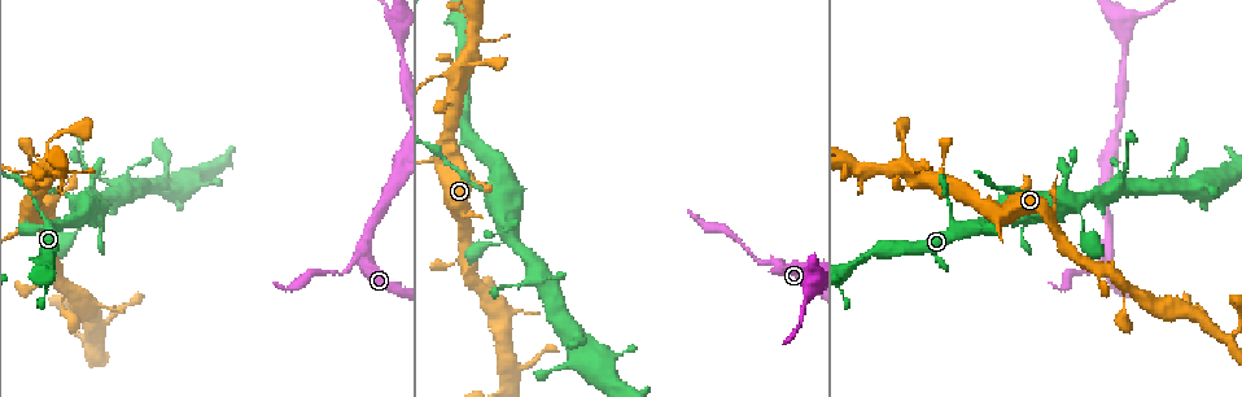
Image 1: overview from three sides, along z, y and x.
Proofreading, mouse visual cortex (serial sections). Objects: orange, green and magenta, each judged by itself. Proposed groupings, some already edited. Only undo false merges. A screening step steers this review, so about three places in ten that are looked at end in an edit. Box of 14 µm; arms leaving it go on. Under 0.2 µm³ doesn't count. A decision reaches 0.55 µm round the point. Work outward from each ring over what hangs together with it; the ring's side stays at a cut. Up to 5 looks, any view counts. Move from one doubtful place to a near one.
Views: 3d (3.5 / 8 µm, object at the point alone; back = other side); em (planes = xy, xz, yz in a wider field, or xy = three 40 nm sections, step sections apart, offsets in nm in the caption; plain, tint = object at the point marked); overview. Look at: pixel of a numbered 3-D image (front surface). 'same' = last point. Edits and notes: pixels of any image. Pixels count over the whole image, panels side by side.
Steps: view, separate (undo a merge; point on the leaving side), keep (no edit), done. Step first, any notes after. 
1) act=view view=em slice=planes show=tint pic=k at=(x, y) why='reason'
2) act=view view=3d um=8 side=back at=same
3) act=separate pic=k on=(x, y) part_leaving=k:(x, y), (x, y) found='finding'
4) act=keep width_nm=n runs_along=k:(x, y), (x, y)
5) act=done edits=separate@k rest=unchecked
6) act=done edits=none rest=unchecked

act=view view=3d um=8 pic=1 at=(66, 194) why='sudden change in width'

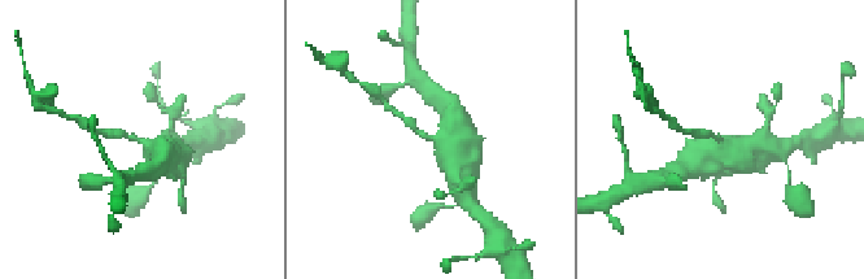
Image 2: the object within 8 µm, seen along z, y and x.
act=view view=em slice=xy step=5 show=tint pic=2 at=(718, 139) why='now the EM'

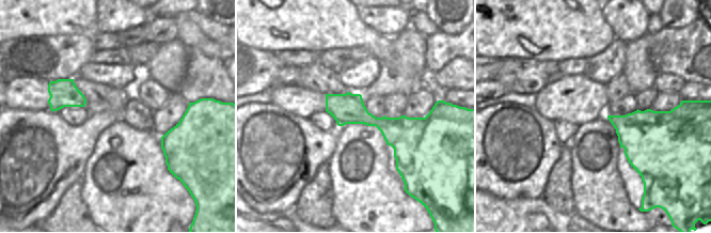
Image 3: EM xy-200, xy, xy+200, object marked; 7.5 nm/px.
act=separate pic=2 on=(410, 122) width_nm=220 part_leaving=2:(426, 136), (384, 101) found='two cells meet here'

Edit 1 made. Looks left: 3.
act=view view=overview why='see it whole again'

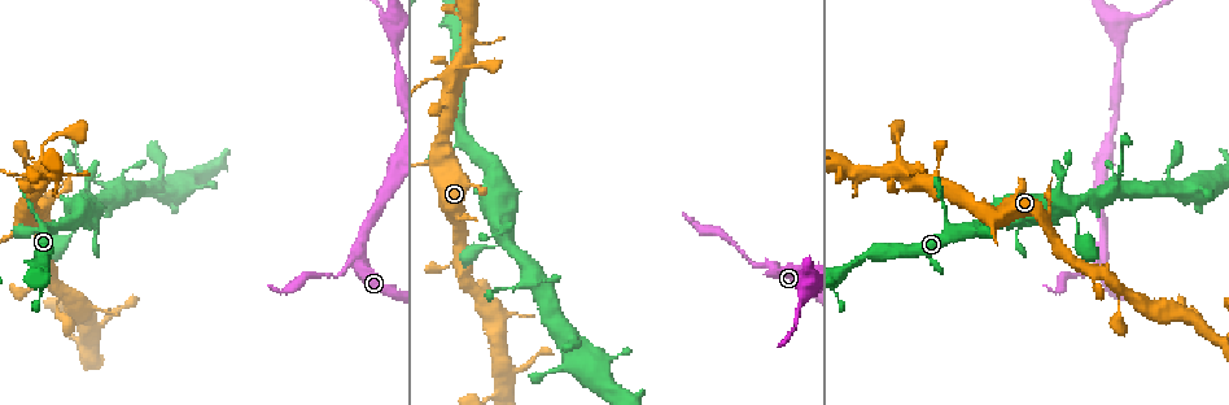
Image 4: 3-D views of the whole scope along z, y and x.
act=view view=3d um=3.5 pic=4 at=(360, 252) why='arms part here'

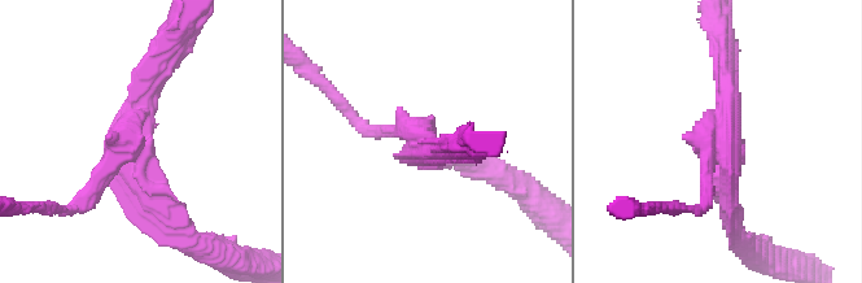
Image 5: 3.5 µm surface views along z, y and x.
act=view view=em slice=planes show=tint pic=5 at=(128, 144)

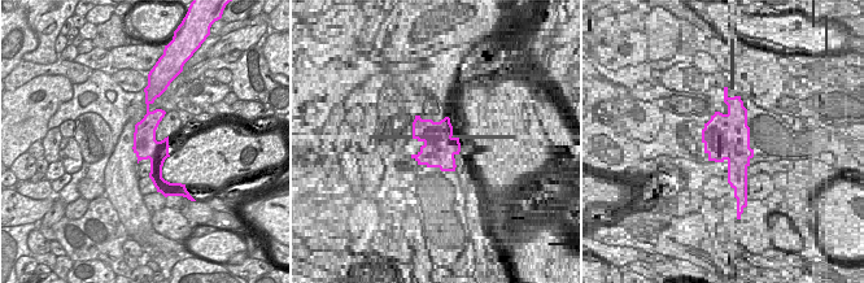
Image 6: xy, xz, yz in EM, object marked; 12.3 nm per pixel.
act=separate pic=5 on=(90, 187) width_nm=320 part_leaving=5:(128, 146), (69, 209), (46, 205) found='two cells meet here'

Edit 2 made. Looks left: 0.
act=done edits=separate@2,separate@5 rest=unchecked

